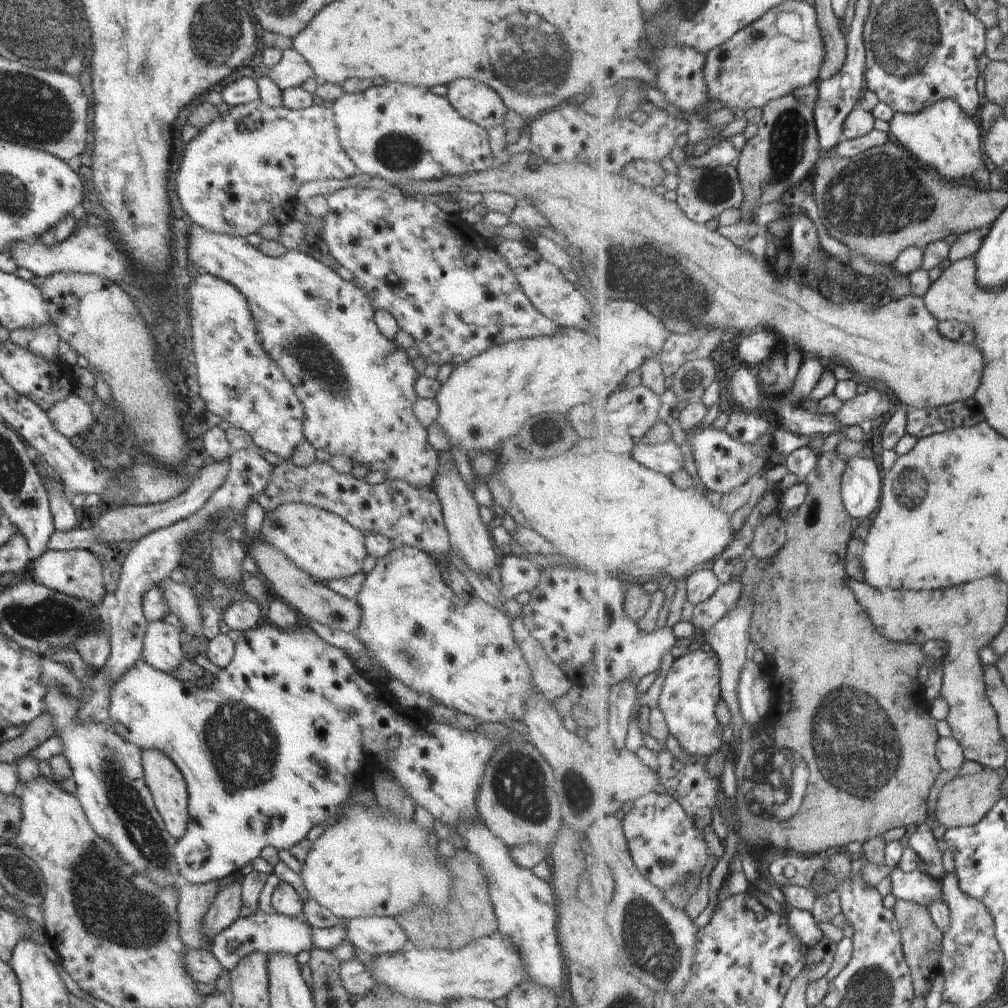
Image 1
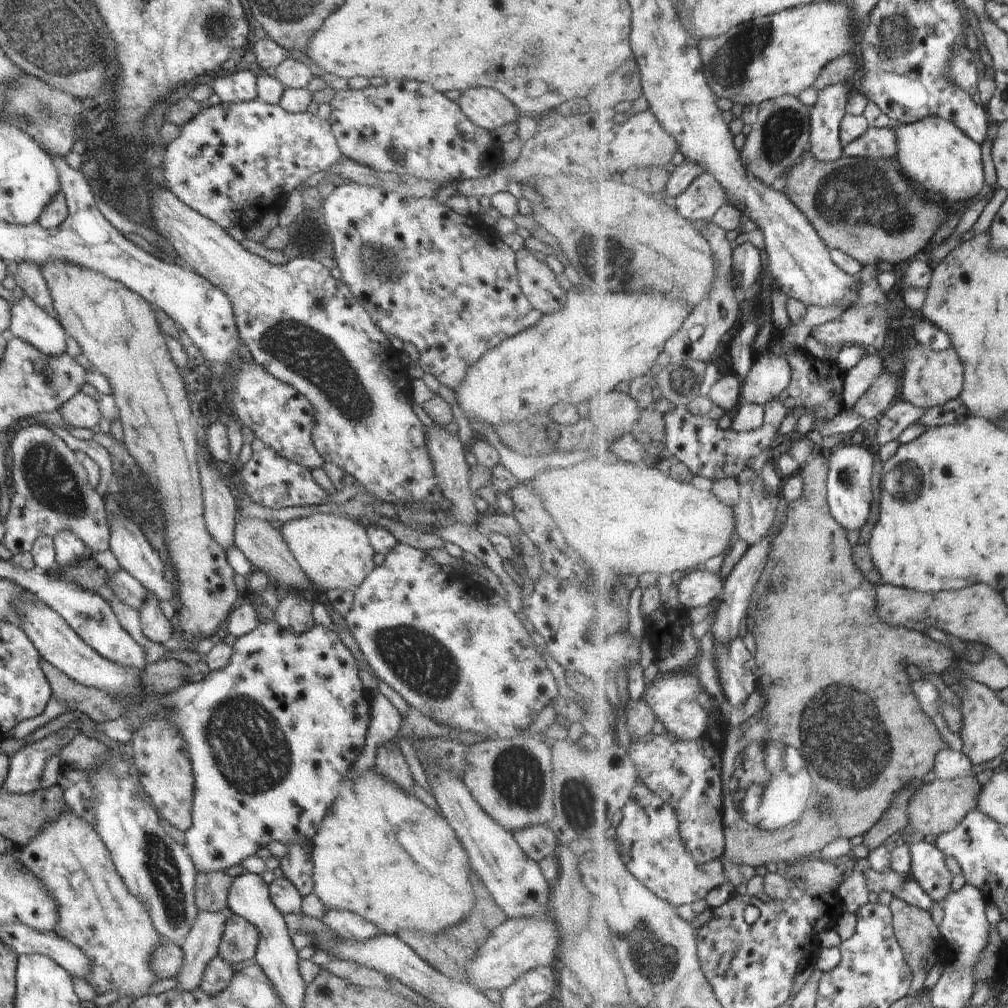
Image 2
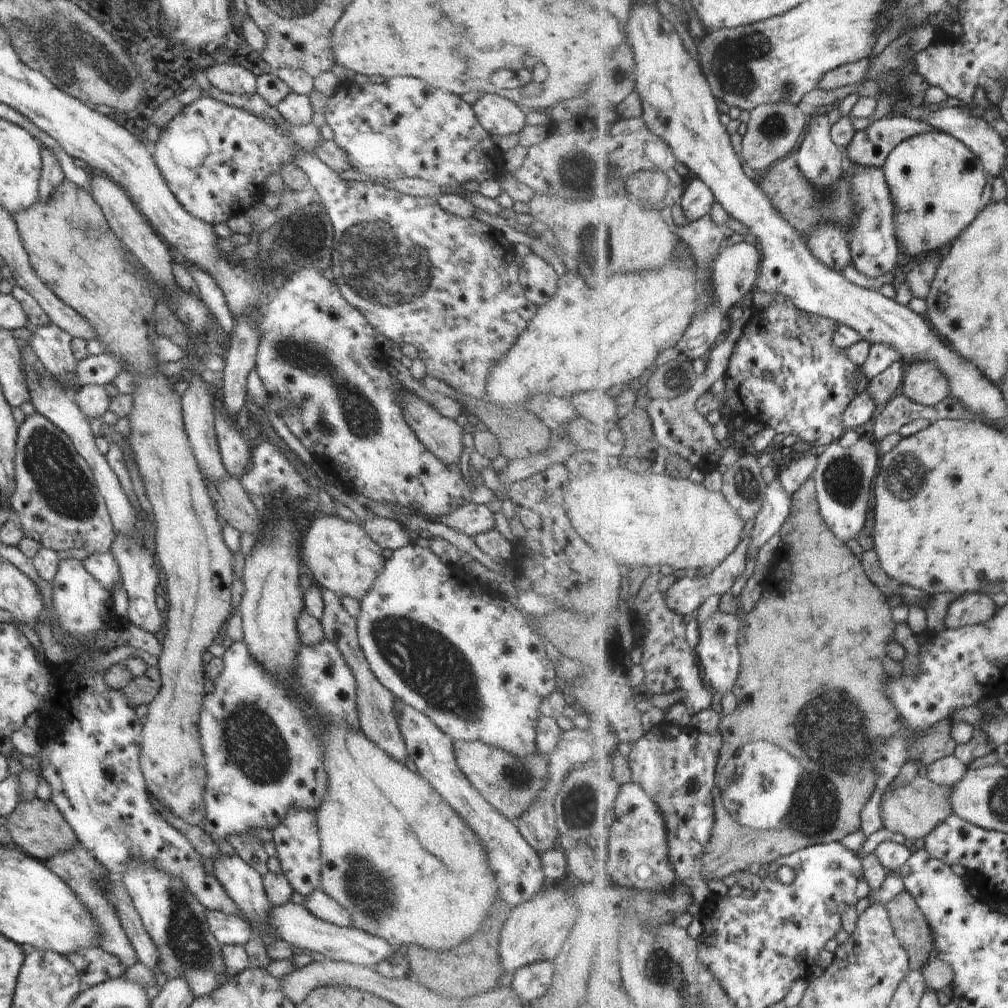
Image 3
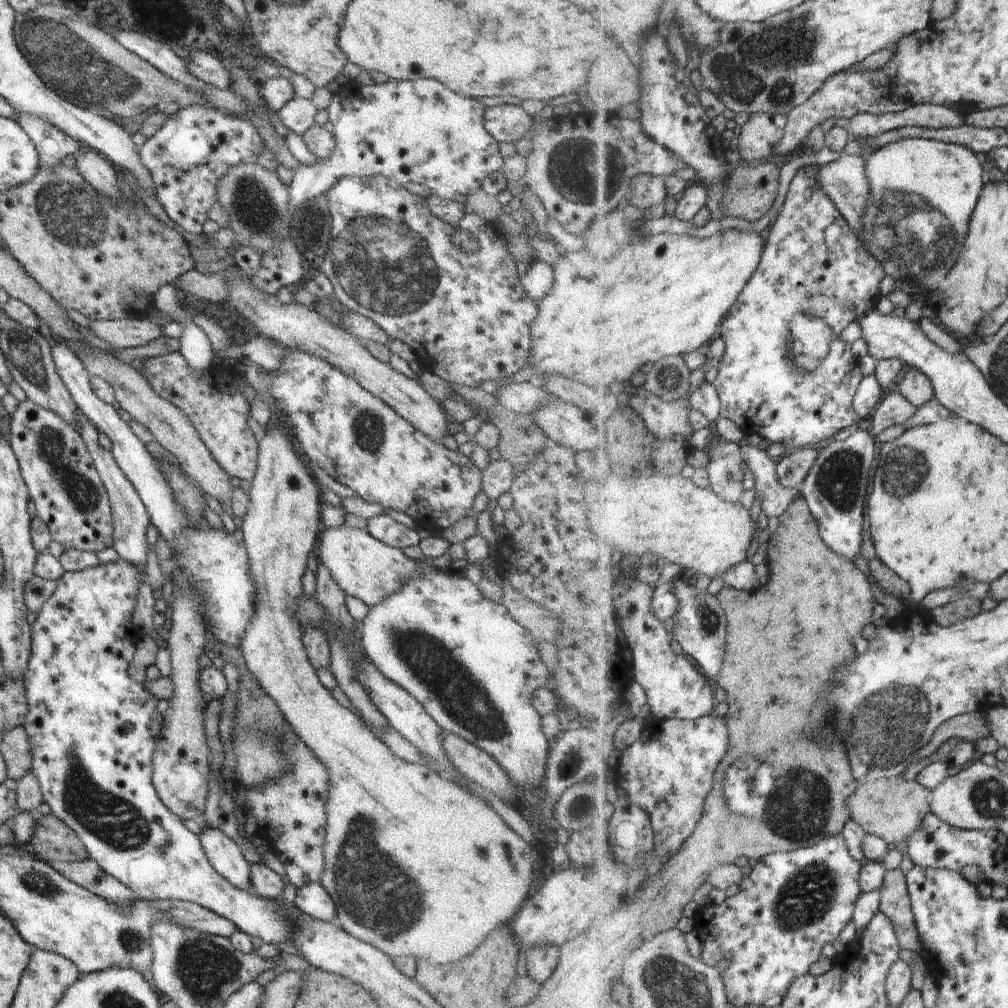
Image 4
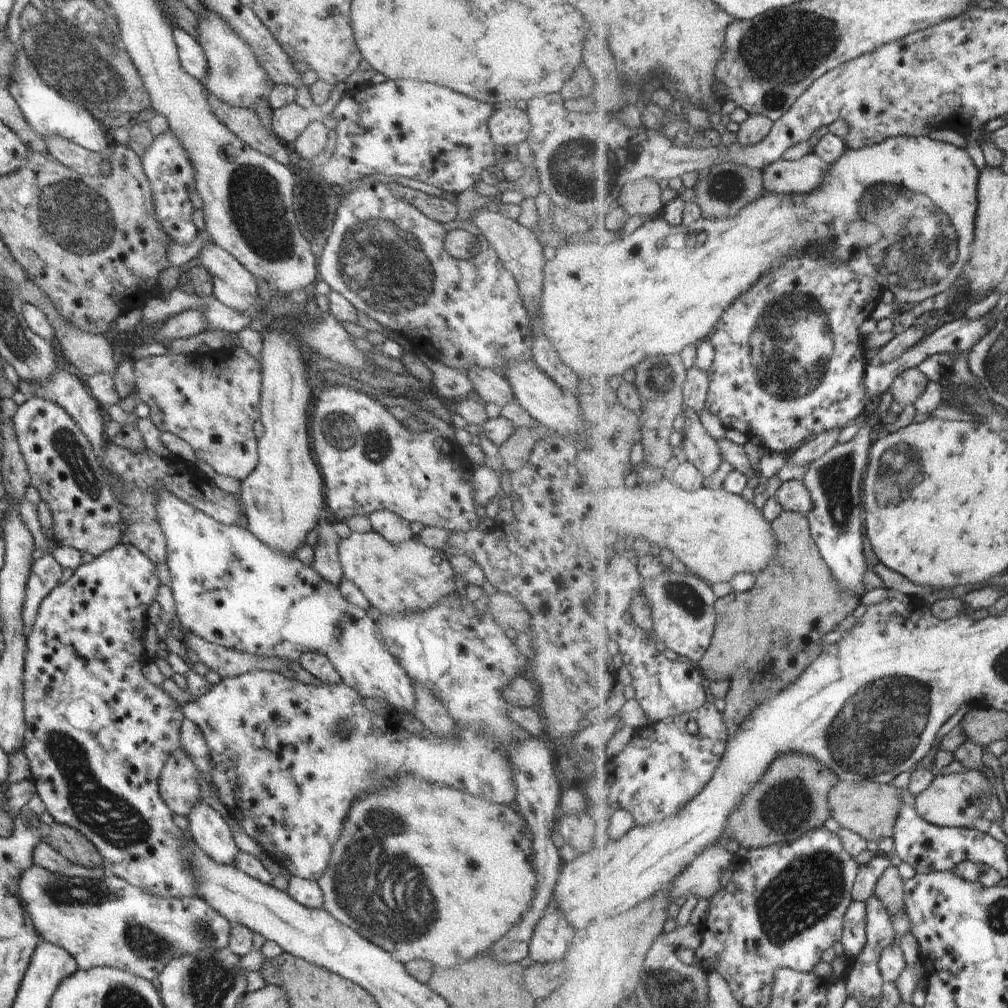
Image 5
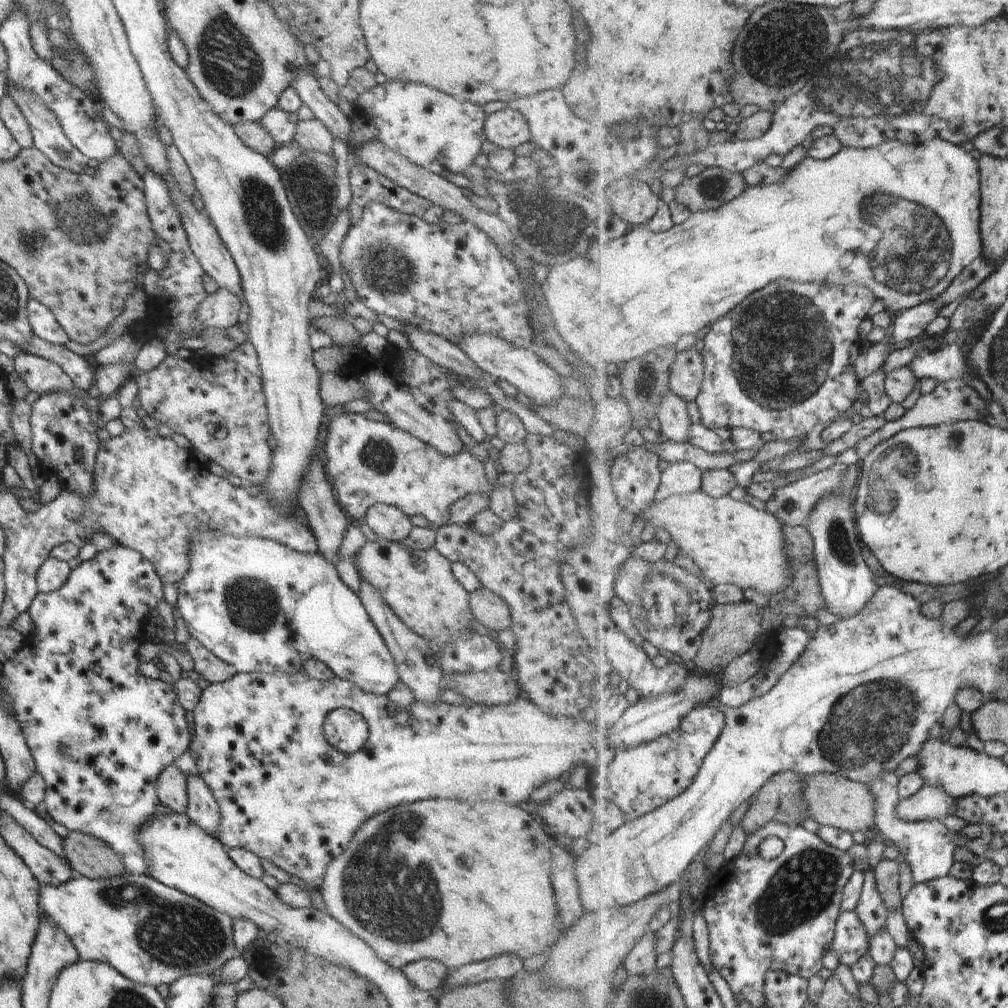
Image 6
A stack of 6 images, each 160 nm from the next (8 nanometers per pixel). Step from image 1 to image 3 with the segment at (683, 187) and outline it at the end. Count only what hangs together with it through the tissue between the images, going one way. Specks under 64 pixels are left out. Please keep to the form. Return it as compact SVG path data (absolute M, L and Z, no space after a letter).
M694 179L685 190L680 205L690 221L697 221L711 214L716 201L712 188L702 179Z

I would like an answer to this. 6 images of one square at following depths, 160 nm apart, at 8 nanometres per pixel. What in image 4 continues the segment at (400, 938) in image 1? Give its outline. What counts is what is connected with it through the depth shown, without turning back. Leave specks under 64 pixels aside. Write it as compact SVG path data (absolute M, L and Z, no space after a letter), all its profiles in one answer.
M319 882L306 883L297 887L292 903L307 915L341 926L337 919L334 901Z

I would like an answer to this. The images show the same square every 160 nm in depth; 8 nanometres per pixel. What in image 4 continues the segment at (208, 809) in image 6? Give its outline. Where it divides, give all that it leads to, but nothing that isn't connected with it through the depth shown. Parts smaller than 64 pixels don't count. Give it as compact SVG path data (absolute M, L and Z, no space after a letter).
M202 824L198 838L214 870L236 888L252 892L250 864L237 844L219 828L206 824Z

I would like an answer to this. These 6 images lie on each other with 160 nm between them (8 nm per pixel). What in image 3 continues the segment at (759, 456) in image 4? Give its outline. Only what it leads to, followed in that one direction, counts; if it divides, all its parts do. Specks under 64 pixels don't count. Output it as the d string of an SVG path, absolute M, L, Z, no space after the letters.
M778 475L769 487L763 499L762 510L755 520L749 554L757 552L778 534L789 521L793 509L793 496L786 490L783 480Z

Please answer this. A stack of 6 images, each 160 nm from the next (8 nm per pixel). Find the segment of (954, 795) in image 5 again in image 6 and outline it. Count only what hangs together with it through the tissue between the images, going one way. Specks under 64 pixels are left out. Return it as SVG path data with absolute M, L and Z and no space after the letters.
M926 785L918 794L909 799L902 799L897 808L897 815L905 821L914 822L917 820L944 820L948 815L952 815L954 807L957 807L957 798L953 797L946 789L939 785Z

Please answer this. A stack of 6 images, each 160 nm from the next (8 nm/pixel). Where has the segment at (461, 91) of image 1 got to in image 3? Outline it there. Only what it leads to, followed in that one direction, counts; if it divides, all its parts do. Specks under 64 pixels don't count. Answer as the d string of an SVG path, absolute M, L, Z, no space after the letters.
M486 93L470 106L482 128L491 135L518 134L526 125L525 115L520 107L496 93Z

